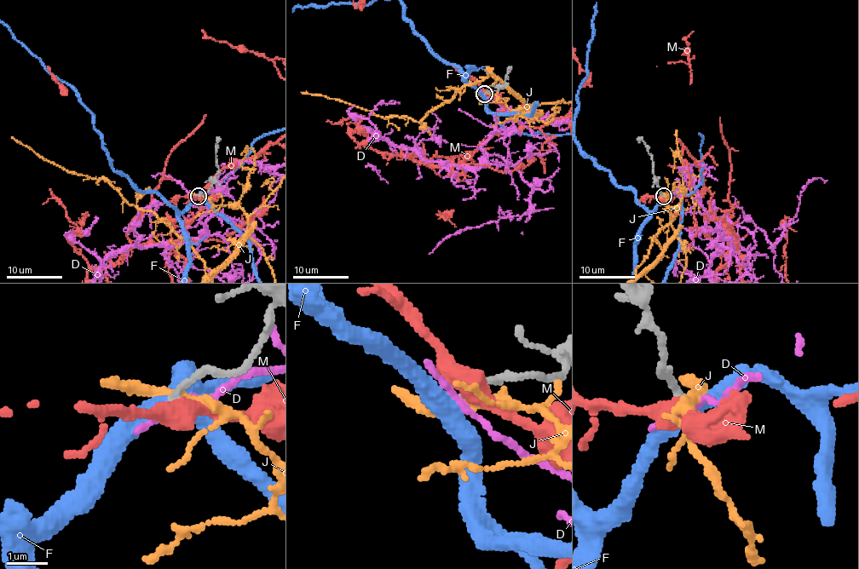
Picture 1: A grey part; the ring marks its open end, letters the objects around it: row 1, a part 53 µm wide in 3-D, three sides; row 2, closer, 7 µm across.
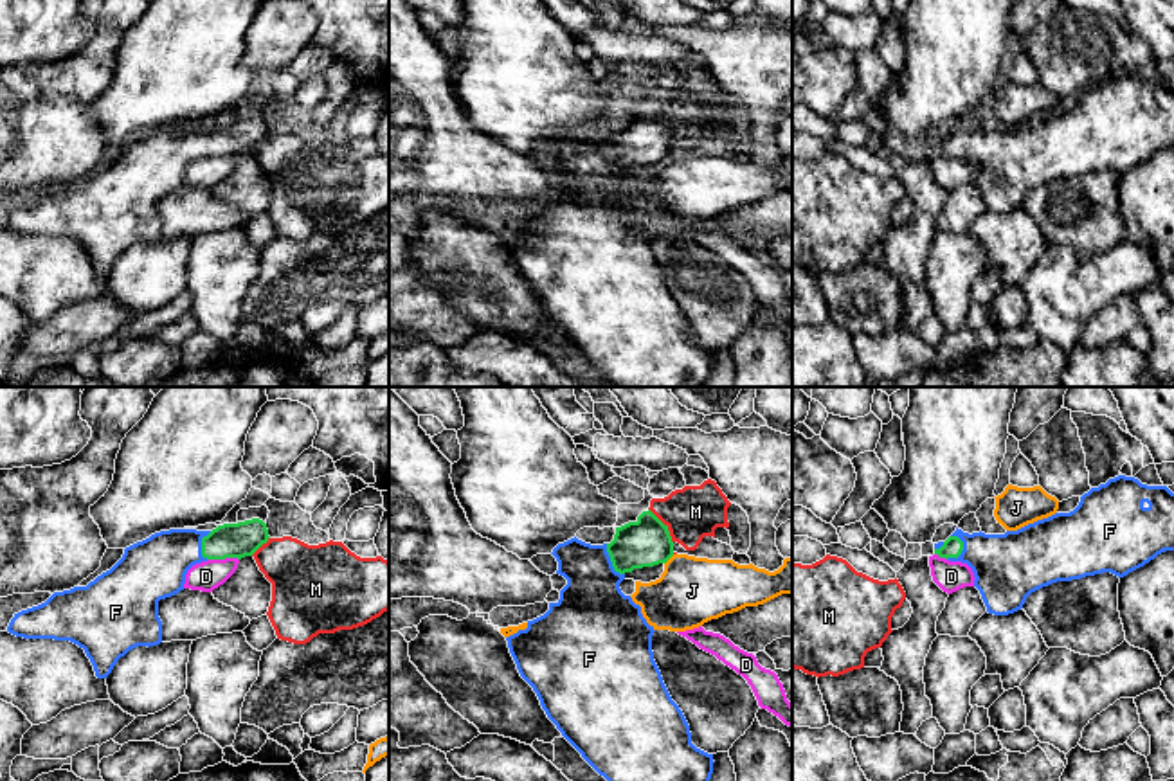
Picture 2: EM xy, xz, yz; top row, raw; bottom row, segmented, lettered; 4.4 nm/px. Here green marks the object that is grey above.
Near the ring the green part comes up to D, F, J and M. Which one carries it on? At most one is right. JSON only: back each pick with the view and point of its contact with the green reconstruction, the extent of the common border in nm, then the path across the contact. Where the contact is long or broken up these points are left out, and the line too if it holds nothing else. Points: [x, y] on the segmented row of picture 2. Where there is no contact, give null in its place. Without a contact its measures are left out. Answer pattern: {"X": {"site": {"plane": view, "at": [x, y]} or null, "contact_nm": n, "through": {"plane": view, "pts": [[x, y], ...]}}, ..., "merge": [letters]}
{"F": {"site": {"plane": "yz", "at": [962, 549]}, "contact_nm": 120, "through": {"plane": "yz", "pts": [[953, 546], [962, 549], [978, 549], [1009, 567]]}}, "merge": ["F"]}

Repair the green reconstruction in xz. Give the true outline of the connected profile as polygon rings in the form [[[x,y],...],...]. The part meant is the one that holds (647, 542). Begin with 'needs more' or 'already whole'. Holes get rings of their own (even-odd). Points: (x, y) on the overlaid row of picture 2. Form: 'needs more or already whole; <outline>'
needs more; [[[648,509],[636,522],[616,527],[610,543],[591,545],[574,536],[558,543],[551,554],[558,561],[556,574],[567,579],[560,599],[549,603],[544,615],[528,621],[526,630],[506,637],[520,677],[537,693],[547,718],[607,781],[709,781],[713,754],[691,743],[690,725],[663,682],[652,651],[655,630],[643,617],[641,606],[619,588],[627,572],[666,563],[673,556],[668,525]]]

